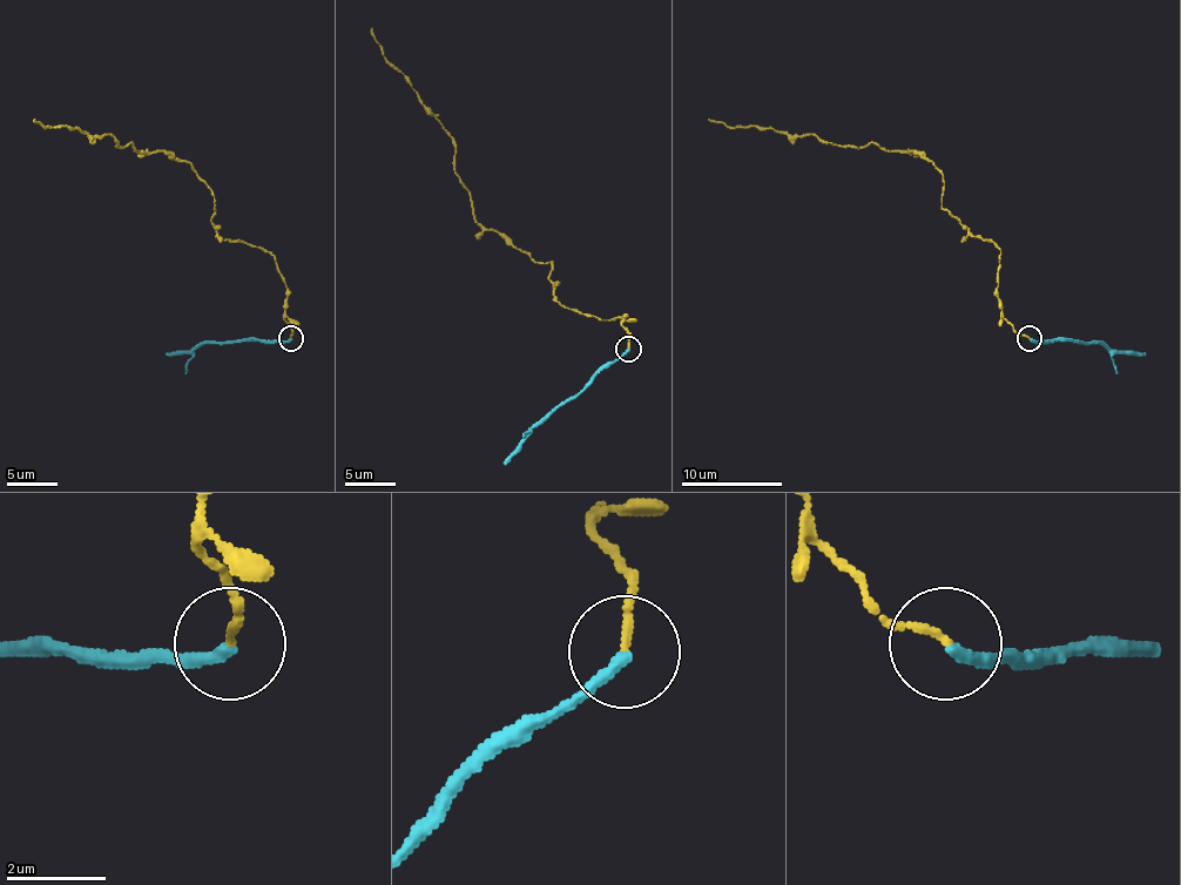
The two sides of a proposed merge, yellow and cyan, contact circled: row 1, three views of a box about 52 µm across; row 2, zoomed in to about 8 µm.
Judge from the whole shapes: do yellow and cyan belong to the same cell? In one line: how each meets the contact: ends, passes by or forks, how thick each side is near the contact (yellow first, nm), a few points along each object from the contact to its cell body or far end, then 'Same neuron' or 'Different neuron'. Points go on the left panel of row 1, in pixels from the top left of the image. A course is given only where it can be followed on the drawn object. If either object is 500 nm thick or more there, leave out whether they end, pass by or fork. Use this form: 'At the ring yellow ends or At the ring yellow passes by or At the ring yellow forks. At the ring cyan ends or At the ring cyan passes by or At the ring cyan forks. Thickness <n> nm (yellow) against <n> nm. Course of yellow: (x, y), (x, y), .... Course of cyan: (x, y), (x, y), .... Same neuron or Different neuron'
At the ring yellow ends. At the ring cyan ends. Thickness 170 nm (yellow) against 240 nm. Course of yellow: (291, 339), (276, 261), (216, 236), (210, 188), (196, 170), (163, 150), (45, 128), (35, 117). Course of cyan: (291, 339), (201, 342), (188, 351), (166, 353). Different neuron

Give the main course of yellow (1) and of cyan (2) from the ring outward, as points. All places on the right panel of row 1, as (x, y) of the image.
1: (1028, 339), (1001, 313), (1001, 251), (940, 205), (940, 170), (916, 150), (823, 143), (707, 117)
2: (1028, 339), (1104, 342), (1119, 351), (1144, 353)

